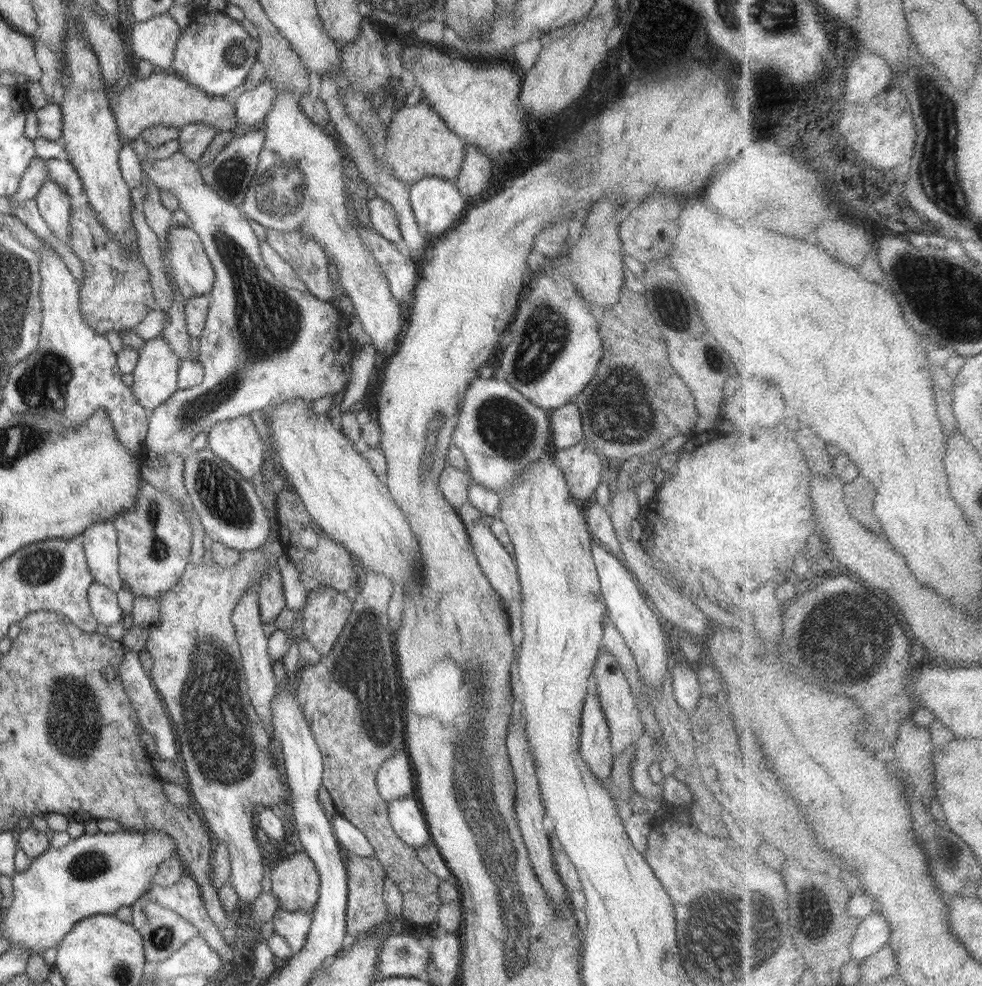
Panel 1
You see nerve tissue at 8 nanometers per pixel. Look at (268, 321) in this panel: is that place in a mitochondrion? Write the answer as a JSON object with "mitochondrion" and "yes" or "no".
{"mitochondrion":"yes"}

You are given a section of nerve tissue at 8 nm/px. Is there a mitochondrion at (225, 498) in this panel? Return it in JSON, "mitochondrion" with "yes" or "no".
{"mitochondrion":"yes"}

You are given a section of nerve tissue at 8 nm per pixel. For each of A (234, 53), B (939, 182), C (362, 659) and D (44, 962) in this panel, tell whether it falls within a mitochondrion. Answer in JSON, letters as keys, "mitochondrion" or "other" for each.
{"A":"mitochondrion","B":"mitochondrion","C":"mitochondrion","D":"other"}

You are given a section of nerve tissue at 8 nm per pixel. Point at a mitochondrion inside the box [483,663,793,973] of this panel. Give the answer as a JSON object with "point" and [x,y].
{"point":[767,934]}

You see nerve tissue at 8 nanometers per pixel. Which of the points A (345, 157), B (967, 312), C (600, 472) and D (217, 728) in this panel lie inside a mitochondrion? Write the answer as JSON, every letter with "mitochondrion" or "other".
{"A":"other","B":"mitochondrion","C":"other","D":"mitochondrion"}

